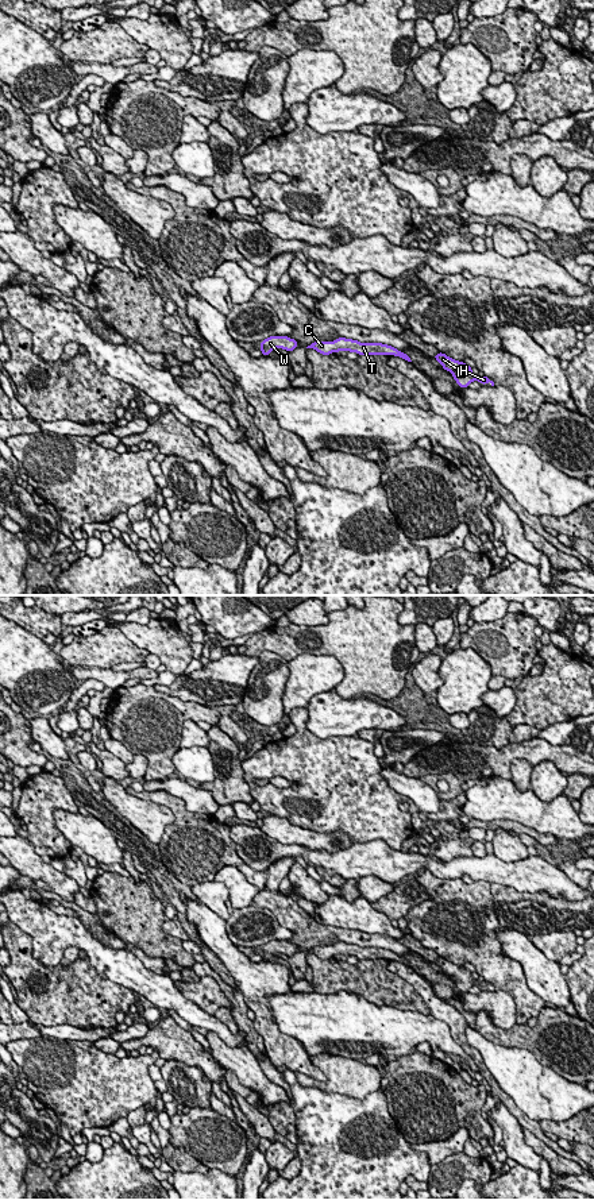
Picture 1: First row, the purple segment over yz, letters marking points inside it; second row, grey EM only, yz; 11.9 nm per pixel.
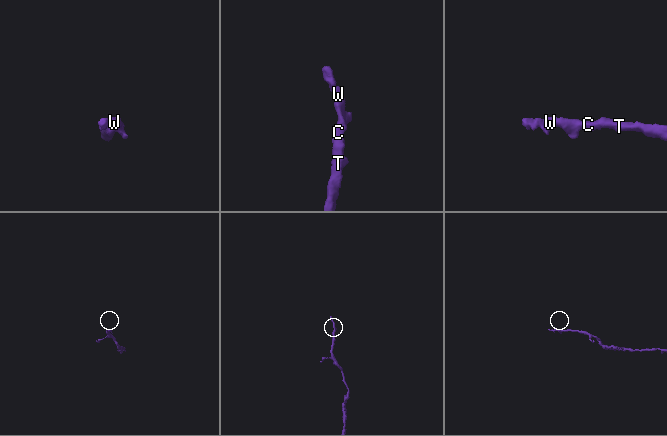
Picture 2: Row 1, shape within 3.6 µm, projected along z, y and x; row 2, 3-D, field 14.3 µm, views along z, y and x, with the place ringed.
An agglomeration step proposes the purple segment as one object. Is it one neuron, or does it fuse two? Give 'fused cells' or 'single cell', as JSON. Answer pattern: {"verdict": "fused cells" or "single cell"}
{"verdict": "single cell"}

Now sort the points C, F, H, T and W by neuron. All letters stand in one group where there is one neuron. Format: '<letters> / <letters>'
C F H T W

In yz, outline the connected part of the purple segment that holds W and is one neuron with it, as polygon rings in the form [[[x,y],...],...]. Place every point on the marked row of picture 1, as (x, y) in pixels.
[[[270,336],[261,342],[262,355],[269,356],[274,348],[282,348],[292,352],[298,346],[298,342],[288,336]]]

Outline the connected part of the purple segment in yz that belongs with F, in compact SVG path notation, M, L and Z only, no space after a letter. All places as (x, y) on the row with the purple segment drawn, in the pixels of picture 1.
M443 352L436 354L433 358L443 366L446 371L452 374L454 379L462 389L468 387L472 381L478 381L483 386L490 382L491 386L494 386L494 382L490 378L485 375L474 375L471 367L463 362L455 360Z

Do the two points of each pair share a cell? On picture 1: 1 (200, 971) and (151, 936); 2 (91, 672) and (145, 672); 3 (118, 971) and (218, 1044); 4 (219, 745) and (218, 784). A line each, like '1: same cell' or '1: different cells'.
1: different cells
2: same cell
3: different cells
4: same cell

